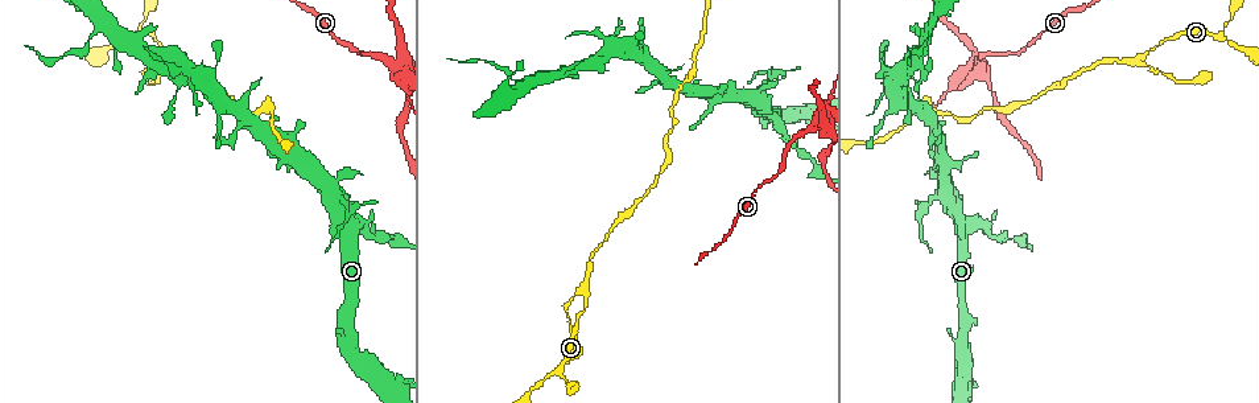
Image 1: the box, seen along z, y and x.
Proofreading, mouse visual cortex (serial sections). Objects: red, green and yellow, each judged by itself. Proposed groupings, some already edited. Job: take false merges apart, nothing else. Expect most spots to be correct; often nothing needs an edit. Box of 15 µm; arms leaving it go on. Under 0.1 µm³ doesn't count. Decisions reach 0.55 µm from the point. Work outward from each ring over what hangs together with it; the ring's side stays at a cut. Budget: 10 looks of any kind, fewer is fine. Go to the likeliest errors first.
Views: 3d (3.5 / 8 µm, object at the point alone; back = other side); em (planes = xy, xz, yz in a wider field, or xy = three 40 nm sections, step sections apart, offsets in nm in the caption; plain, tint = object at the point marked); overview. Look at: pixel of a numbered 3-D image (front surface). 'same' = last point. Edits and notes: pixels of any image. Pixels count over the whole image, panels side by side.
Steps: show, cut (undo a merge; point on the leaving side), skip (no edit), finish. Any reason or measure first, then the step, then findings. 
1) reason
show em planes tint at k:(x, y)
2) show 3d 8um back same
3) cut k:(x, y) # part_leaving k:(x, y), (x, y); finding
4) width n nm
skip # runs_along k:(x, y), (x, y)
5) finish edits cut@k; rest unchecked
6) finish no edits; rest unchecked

four-way junction
show 3d 3.5um at 1:(400, 60)

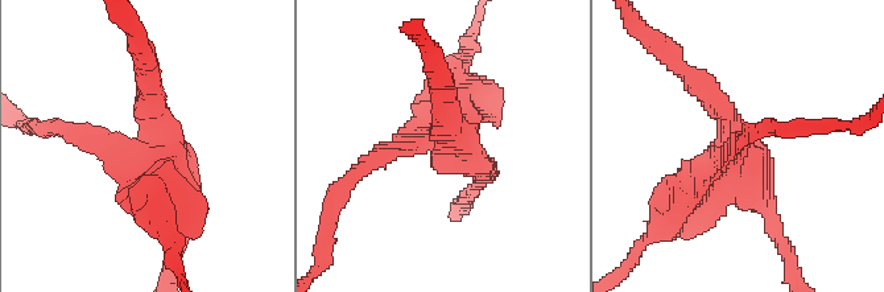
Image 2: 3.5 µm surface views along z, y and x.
arms 4; arm_widths 200, 300, 300, 450 nm
show em planes tint at 2:(440, 146)

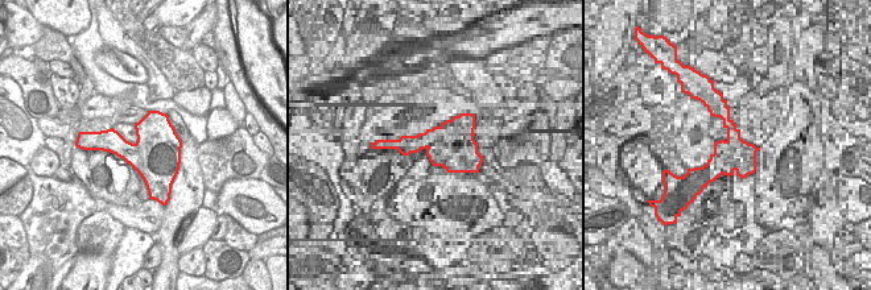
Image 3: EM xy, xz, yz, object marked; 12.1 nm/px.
cut 2:(707, 97) # part_leaving 2:(480, 169), (476, 189), (455, 206); two cells meet here

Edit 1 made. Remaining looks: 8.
redraw
show overview

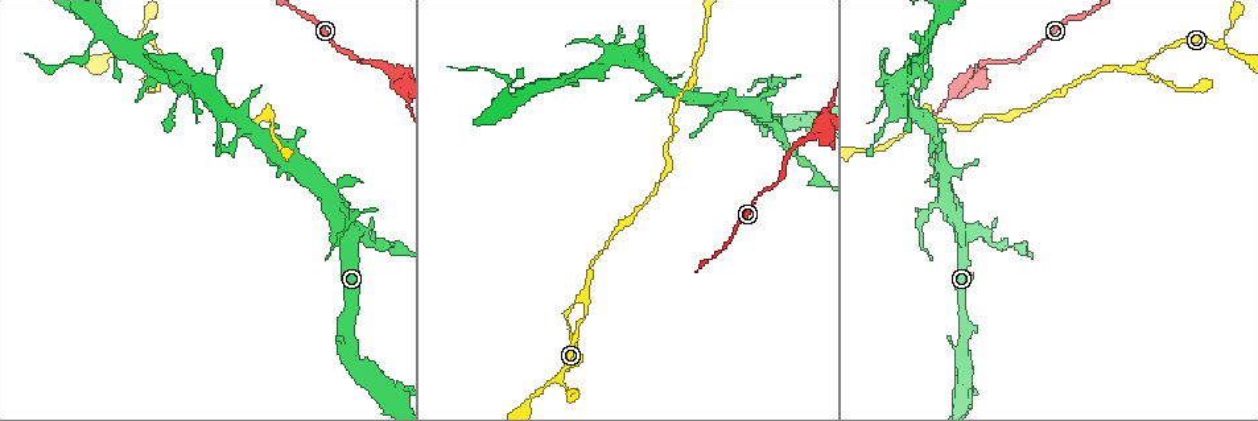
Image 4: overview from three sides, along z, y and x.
arms part here
show 3d 3.5um back at 4:(587, 296)

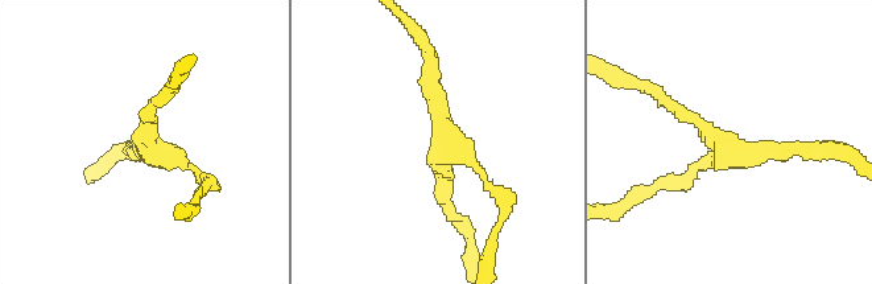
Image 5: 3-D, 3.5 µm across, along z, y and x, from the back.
arms 3; arm_widths 100, 150, 200 nm; now the EM
show em xy step 5 tint at 5:(448, 151)

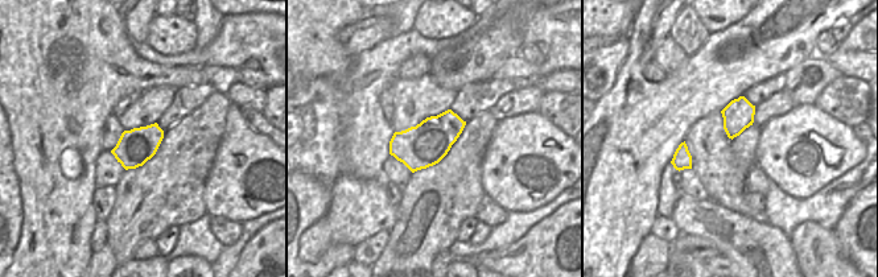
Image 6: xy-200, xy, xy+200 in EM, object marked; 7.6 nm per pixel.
skip # runs_along 5:(665, 99), (735, 152), (813, 148); all the same cell

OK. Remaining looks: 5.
sharp bend
show 3d 3.5um at 4:(694, 82)

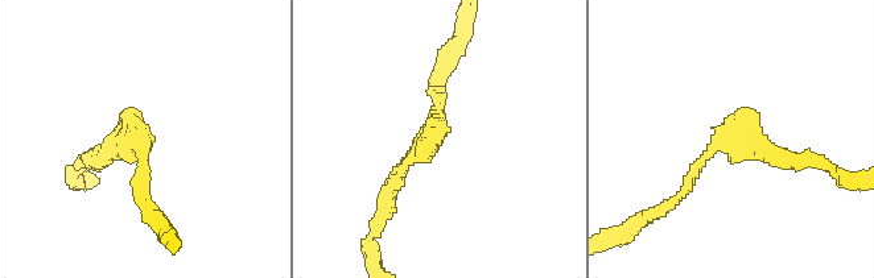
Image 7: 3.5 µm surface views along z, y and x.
skip # runs_along 7:(386, 193), (435, 132), (442, 71); all the same cell

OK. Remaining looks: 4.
three arms meet
show 3d 3.5um at 4:(346, 243)

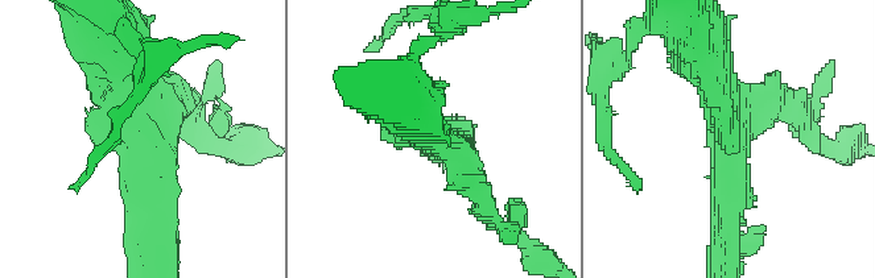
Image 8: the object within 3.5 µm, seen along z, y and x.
need the tissue
show em planes tint at 8:(144, 130)

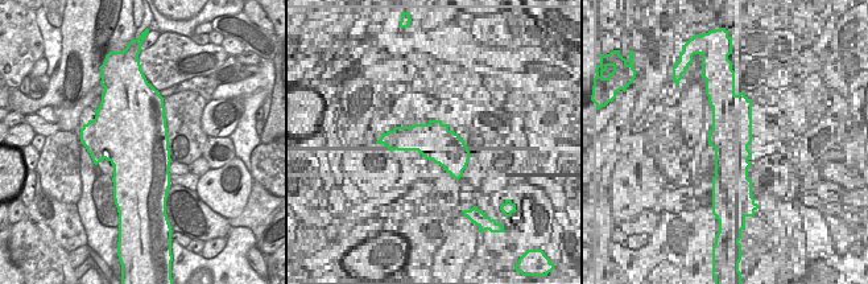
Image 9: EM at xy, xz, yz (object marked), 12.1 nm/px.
skip # one cell here

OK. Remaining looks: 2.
finish edits cut@2; rest unchecked

